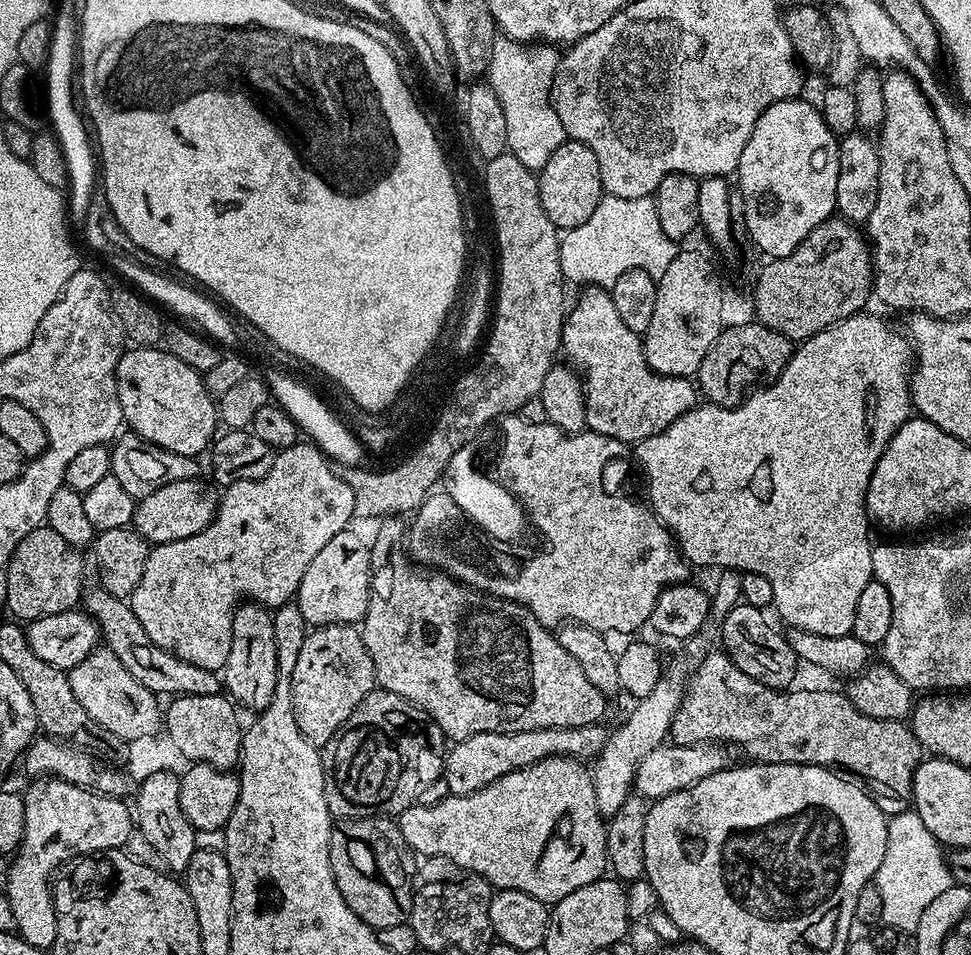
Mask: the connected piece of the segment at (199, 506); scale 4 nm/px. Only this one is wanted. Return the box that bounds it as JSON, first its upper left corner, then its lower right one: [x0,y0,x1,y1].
[134,478,218,546]

